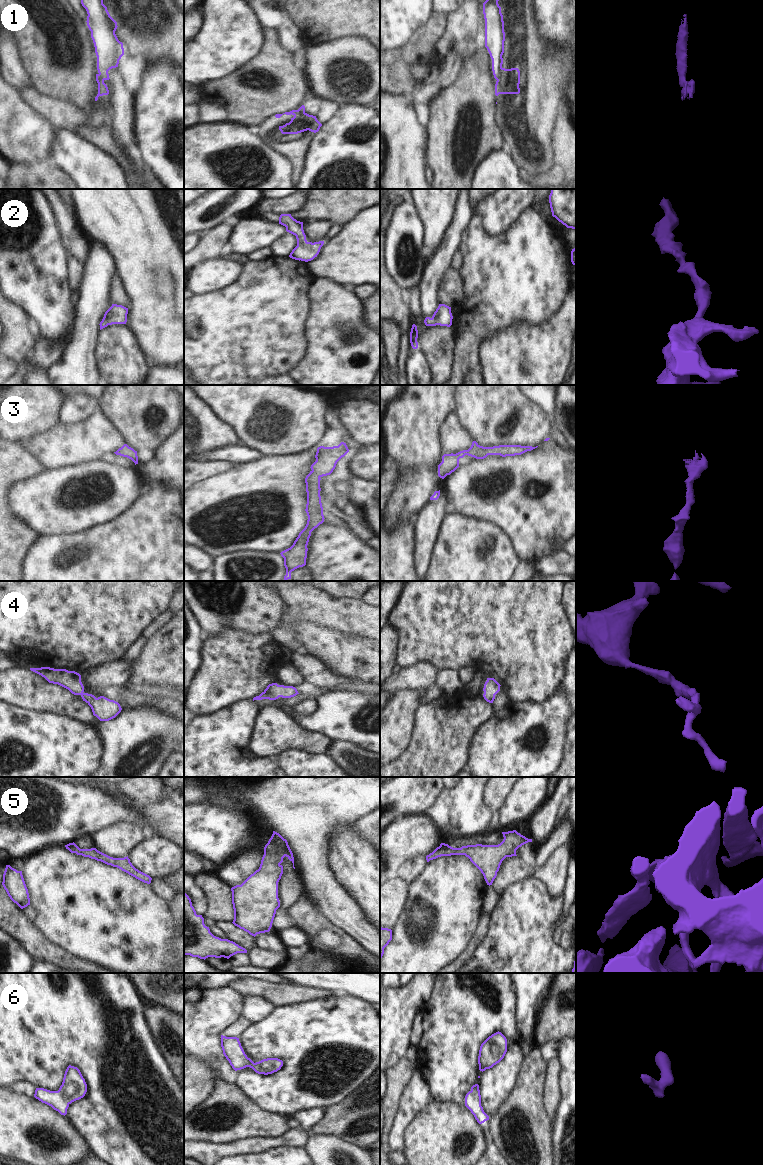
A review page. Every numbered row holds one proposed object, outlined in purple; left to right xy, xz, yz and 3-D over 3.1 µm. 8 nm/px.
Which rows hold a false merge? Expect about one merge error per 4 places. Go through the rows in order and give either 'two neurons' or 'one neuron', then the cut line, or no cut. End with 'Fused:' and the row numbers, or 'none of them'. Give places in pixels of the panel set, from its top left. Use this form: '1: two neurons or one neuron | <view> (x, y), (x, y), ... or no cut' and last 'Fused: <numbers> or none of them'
1: two neurons | yz (502, 68), (496, 79)
2: one neuron | no cut
3: one neuron | no cut
4: one neuron | no cut
5: one neuron | no cut
6: one neuron | no cut
Fused: 1

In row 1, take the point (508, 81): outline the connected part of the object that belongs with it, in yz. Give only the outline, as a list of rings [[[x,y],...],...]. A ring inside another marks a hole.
[[[518,68],[505,69],[499,71],[499,77],[495,84],[495,95],[499,94],[519,94],[520,93],[520,71]]]

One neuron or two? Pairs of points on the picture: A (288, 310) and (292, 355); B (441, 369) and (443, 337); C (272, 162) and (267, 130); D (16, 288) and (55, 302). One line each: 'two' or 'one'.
A: one
B: one
C: two
D: one

